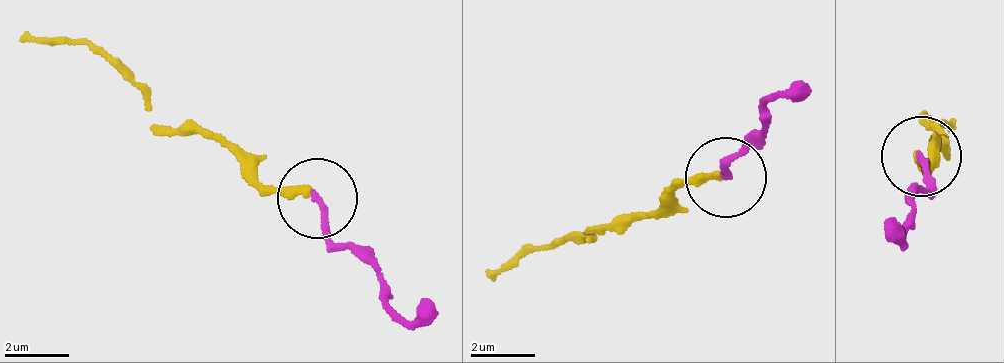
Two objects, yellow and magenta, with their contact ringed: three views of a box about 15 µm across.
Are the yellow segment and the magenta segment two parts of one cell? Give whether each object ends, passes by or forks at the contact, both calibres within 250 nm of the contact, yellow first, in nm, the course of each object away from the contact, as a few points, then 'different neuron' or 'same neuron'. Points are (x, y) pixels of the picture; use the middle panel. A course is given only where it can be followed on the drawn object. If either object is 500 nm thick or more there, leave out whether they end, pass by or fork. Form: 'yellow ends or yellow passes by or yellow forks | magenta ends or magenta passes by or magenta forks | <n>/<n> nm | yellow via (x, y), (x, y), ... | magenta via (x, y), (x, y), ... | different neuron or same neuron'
yellow ends | magenta ends | 190/180 nm | yellow via (723, 174), (686, 183), (640, 219), (595, 228), (548, 248), (517, 252), (491, 282) | magenta via (723, 174), (721, 161), (764, 131), (757, 115), (780, 96), (814, 89) | same neuron

